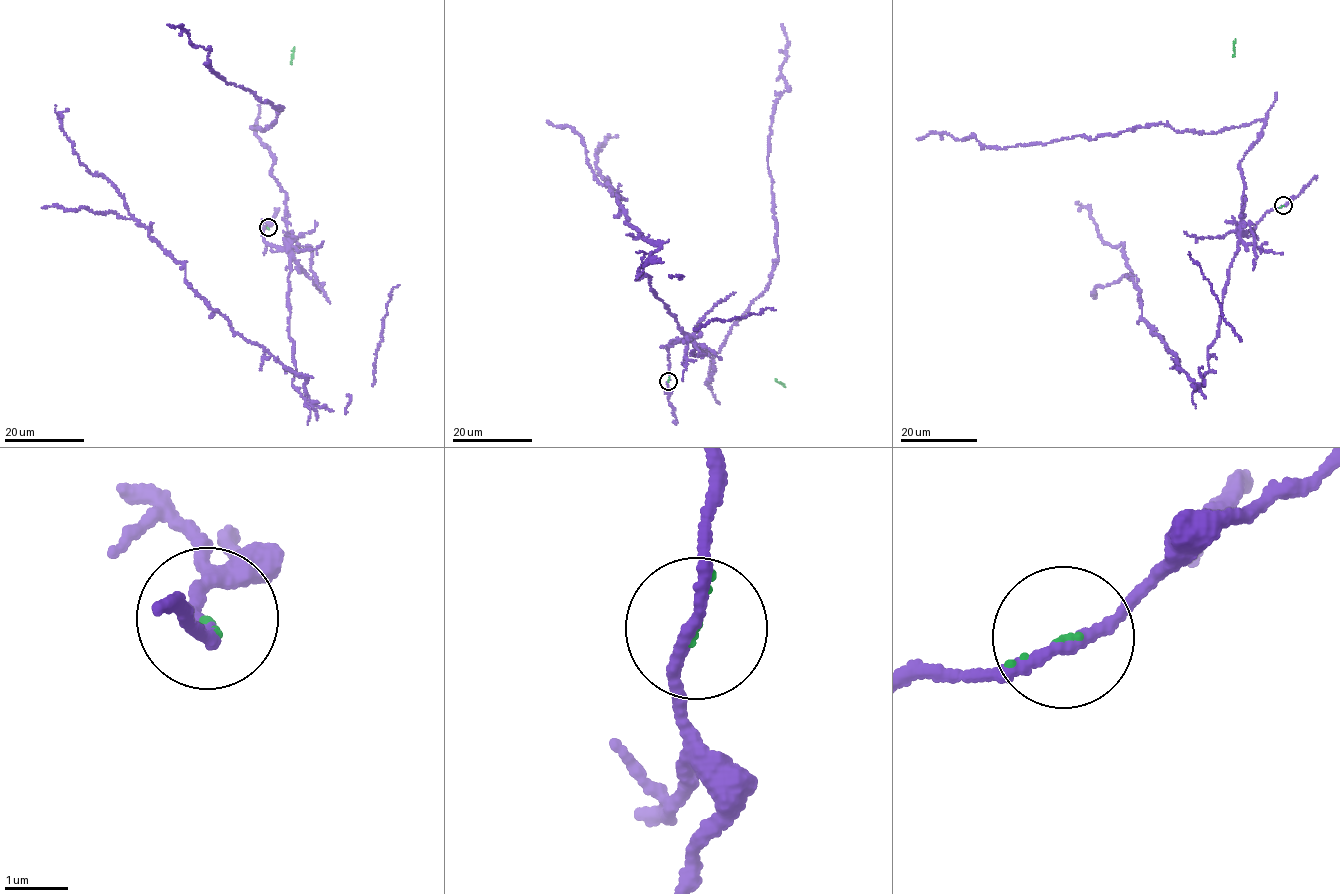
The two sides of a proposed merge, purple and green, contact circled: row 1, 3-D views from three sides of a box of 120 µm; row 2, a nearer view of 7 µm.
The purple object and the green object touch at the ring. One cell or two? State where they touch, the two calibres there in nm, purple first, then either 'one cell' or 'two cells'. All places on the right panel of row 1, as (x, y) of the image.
place (1283, 205); calibres 180 and 60 nm; two cells

